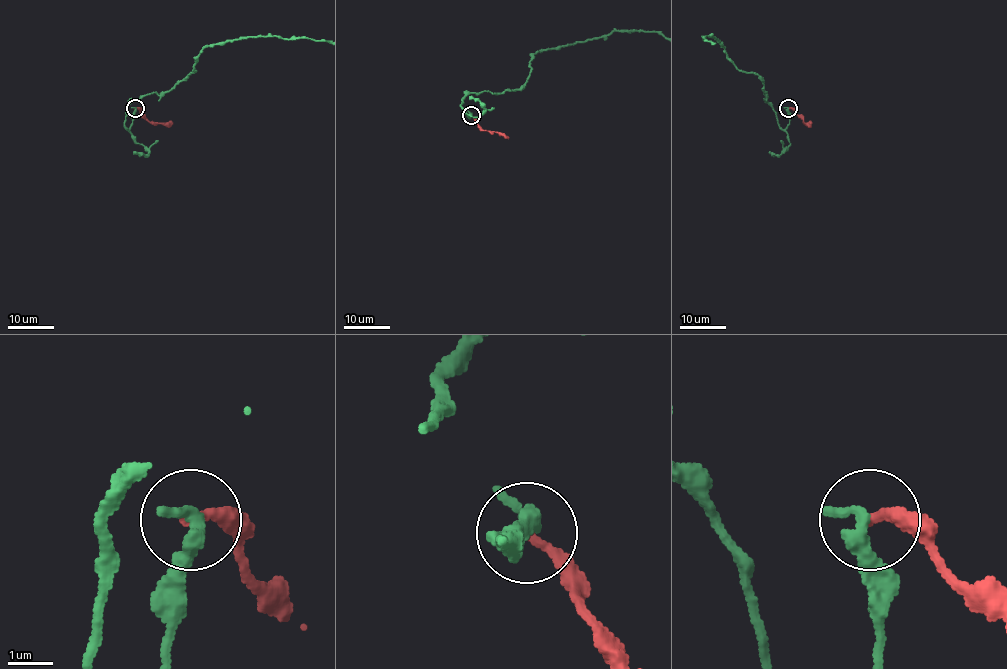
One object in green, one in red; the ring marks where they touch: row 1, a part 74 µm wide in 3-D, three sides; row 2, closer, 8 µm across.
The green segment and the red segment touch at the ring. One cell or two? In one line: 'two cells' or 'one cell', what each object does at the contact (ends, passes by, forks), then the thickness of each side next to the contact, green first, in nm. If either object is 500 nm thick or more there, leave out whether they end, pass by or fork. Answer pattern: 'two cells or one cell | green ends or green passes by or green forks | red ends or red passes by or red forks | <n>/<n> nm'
two cells | green ends | red ends | 420/220 nm

